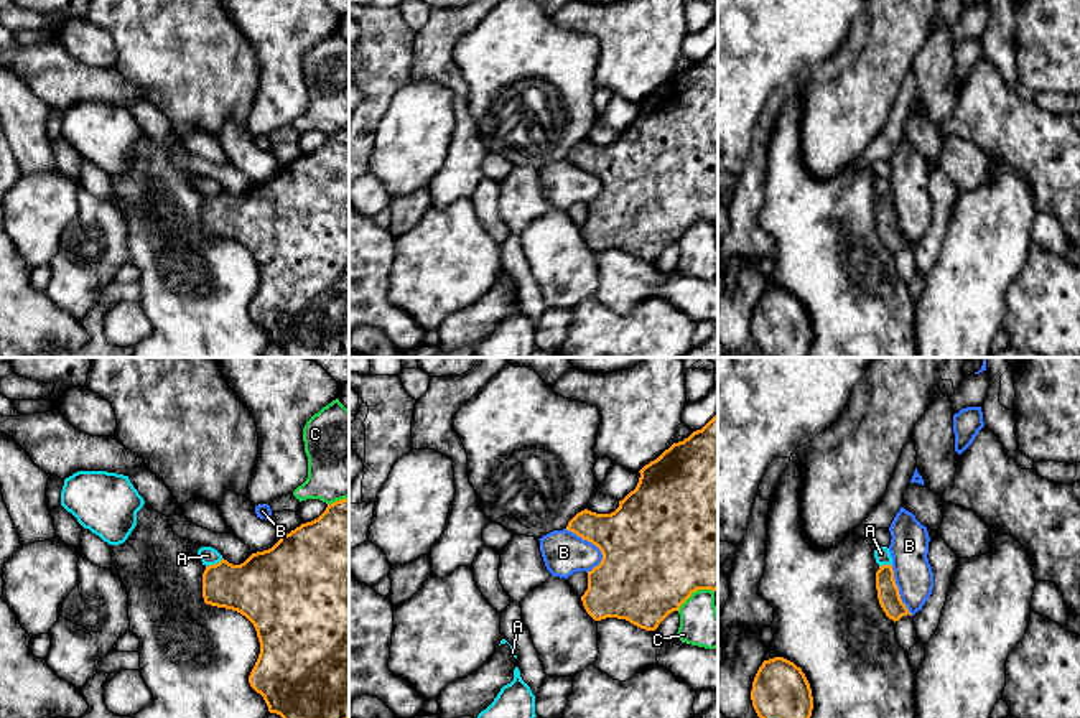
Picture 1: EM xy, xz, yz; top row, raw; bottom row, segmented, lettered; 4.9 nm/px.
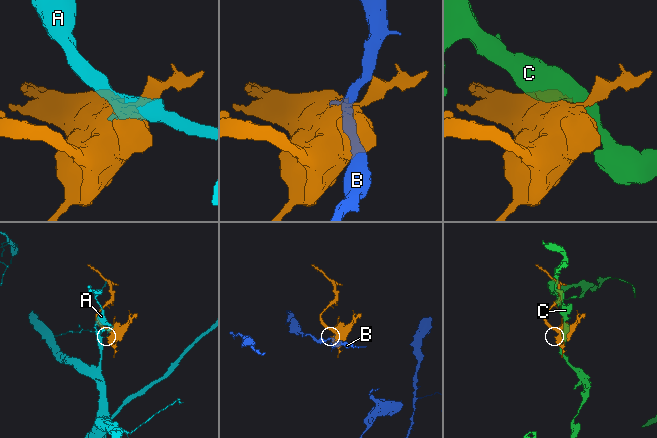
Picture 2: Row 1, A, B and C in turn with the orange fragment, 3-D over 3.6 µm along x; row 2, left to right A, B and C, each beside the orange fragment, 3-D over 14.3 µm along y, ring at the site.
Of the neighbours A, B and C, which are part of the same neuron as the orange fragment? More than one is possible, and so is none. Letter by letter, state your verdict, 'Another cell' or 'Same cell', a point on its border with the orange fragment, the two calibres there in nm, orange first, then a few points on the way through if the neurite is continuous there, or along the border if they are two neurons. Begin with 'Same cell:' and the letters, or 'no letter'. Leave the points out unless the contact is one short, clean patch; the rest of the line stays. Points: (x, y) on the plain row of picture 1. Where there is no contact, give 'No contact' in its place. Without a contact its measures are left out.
Same cell: no letter
A: Another cell. Touches orange at xy (216, 195). Thickness 320 nm (orange) against 90 nm. Boundary: xy (223, 190), (206, 198)
B: Another cell. Touches orange at xz (593, 175). Thickness 420 nm (orange) against 220 nm. Boundary: xz (565, 160), (590, 172), (600, 181), (601, 191), (590, 203)
C: Another cell. Touches orange at xz (695, 221). Thickness 500 nm (orange) against 200 nm

